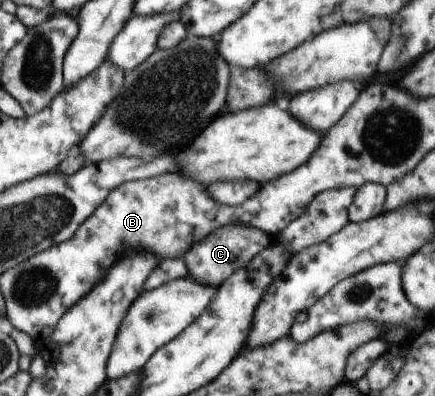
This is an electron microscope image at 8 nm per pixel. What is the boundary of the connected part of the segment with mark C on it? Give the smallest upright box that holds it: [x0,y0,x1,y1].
[182,225,271,288]

